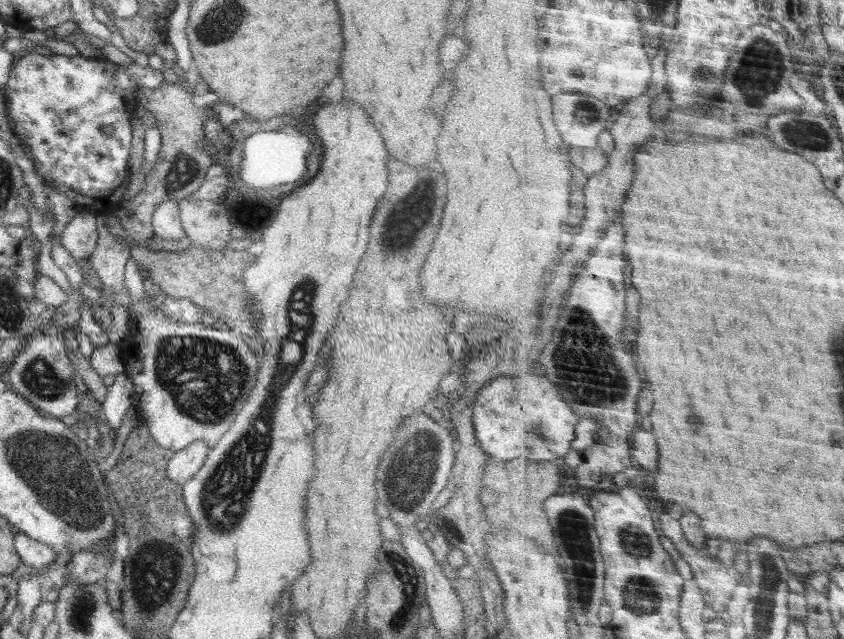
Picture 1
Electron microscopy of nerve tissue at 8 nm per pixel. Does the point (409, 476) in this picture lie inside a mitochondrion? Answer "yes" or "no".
yes

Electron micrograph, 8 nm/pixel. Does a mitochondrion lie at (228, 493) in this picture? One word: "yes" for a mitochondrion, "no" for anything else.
yes

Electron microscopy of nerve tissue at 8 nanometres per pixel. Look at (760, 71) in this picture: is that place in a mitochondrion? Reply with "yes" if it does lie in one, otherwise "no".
yes

